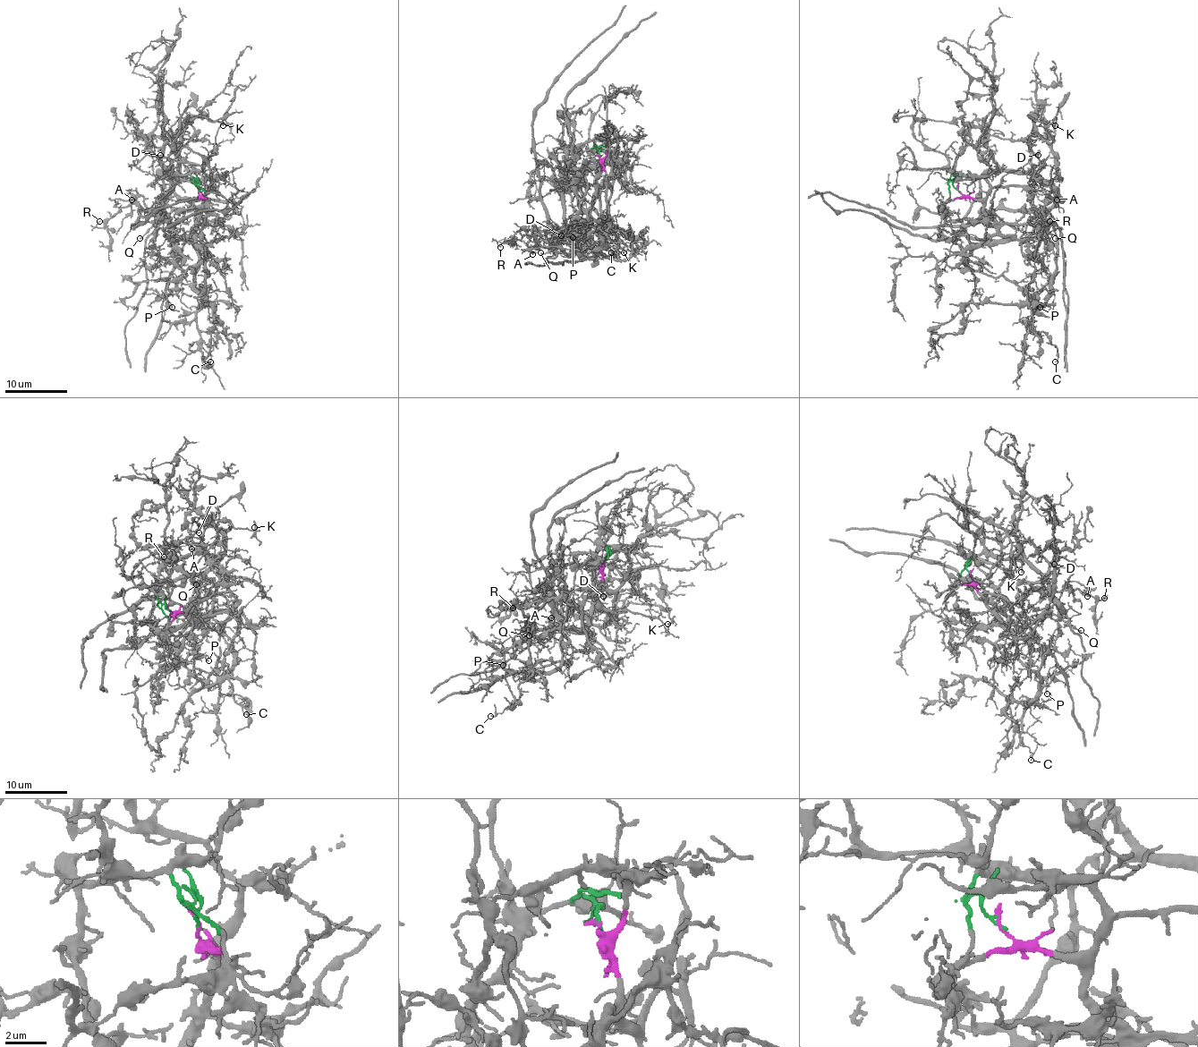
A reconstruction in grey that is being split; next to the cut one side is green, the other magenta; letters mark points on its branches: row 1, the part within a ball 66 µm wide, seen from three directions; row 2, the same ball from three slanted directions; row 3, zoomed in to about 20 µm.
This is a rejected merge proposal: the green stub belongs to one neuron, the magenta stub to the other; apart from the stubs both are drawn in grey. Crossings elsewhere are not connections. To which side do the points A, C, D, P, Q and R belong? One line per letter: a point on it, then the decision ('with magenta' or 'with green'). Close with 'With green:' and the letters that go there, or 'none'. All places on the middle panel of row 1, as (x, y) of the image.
A: at (532, 254); with green
C: at (611, 252); with magenta
D: at (561, 235); with green
P: at (573, 237); with magenta
Q: at (540, 252); with green
R: at (500, 247); with green
With green: A, D, Q, R

